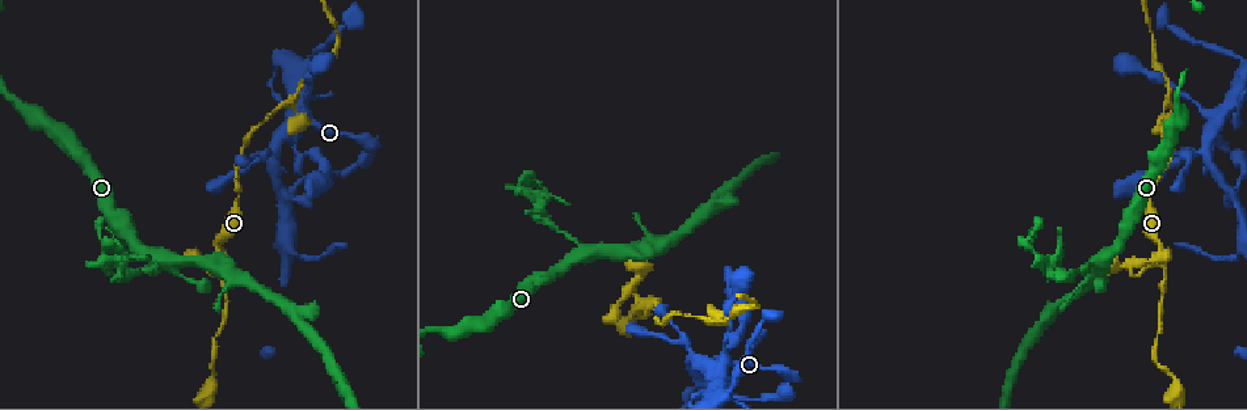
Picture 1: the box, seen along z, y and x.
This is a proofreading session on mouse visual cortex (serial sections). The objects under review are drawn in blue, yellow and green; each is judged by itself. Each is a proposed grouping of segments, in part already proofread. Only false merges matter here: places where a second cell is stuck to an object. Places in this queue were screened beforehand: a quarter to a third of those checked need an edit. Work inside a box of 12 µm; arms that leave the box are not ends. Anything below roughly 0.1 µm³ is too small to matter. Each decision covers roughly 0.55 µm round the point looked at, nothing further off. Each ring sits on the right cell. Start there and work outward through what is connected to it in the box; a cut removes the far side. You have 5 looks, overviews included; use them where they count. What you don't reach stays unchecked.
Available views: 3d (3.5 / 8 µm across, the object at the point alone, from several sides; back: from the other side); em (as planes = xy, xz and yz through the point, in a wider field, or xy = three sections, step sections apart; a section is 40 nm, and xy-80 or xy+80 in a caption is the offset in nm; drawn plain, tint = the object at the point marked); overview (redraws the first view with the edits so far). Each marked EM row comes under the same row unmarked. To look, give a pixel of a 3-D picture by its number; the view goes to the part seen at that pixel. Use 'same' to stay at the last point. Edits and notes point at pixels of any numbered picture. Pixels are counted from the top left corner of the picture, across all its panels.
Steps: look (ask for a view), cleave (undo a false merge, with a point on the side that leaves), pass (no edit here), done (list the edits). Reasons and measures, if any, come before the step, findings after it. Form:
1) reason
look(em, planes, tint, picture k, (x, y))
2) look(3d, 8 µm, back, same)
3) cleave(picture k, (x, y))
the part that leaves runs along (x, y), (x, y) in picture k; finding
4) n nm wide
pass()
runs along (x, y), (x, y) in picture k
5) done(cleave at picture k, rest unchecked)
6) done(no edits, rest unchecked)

look(3d, 3.5 µm, picture 1, (163, 258))

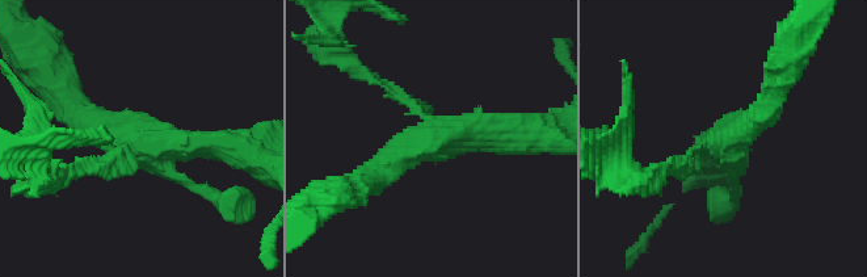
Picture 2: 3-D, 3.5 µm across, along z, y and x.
look(em, xy, step 1, tint, picture 2, (144, 143))

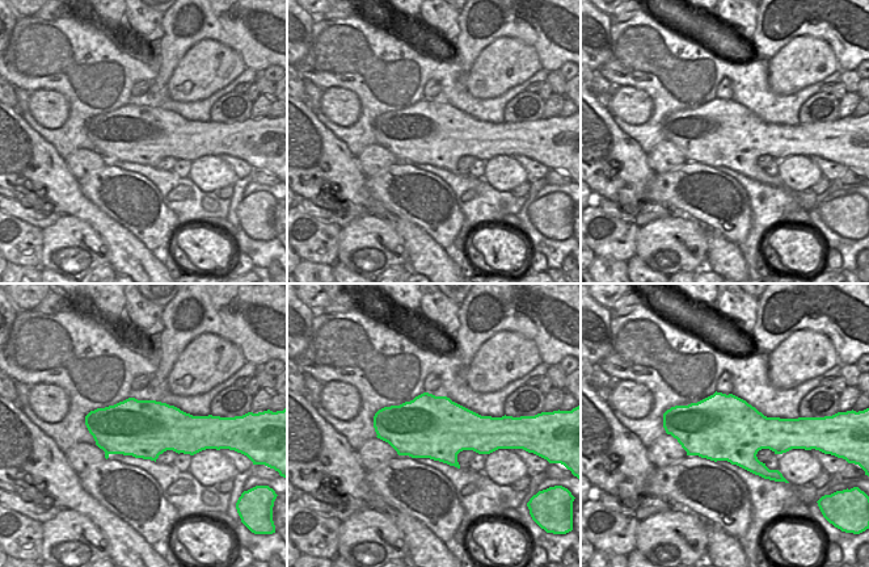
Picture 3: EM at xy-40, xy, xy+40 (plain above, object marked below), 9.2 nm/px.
cleave(picture 2, (104, 171))
two cells meet here

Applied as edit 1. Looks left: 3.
see it whole again
look(overview)

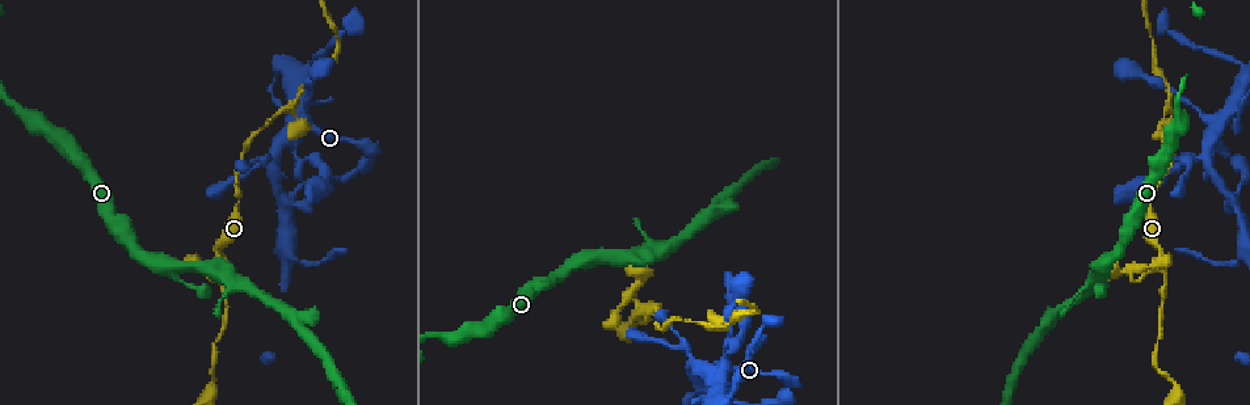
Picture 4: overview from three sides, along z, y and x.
abrupt turn
look(3d, 3.5 µm, back, picture 4, (636, 320))

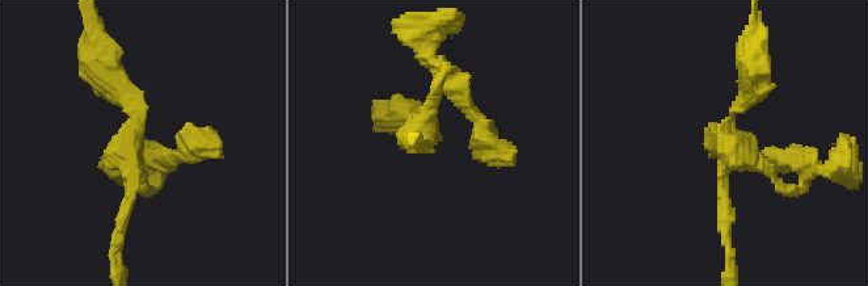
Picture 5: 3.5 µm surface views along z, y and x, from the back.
3 arms; arms of 150, 150, 300 nm; shape alone is not enough
look(em, xy, step 5, tint, picture 5, (425, 138))

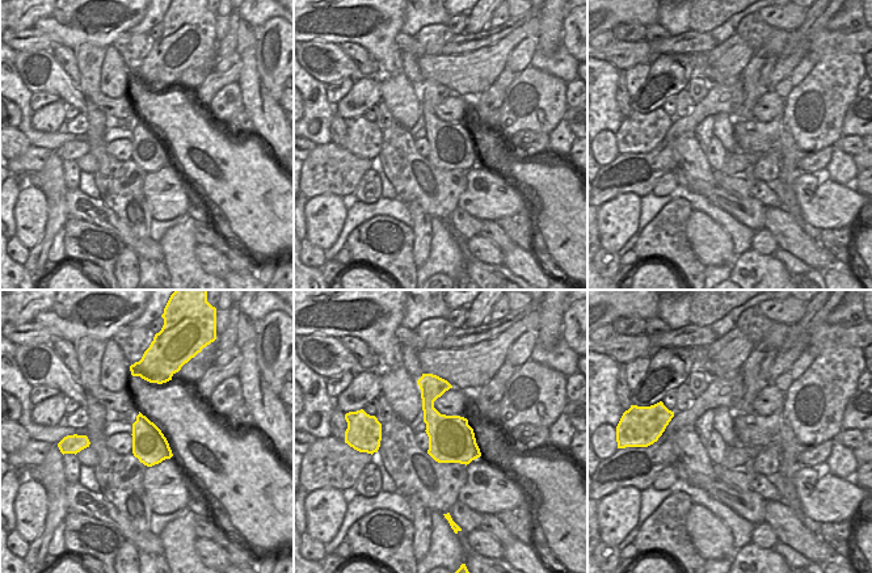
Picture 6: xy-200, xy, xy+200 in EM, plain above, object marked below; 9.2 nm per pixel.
pass()
runs along (110, 79), (138, 102), (150, 188) in picture 5; one cell here

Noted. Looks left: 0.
done(cleave at picture 2, rest unchecked)

